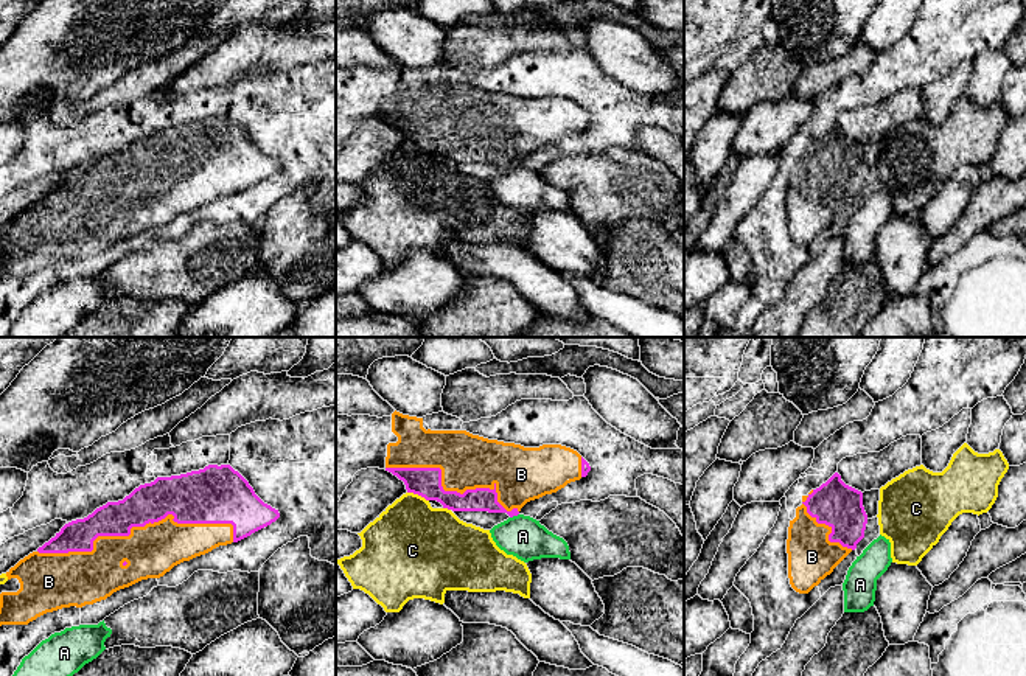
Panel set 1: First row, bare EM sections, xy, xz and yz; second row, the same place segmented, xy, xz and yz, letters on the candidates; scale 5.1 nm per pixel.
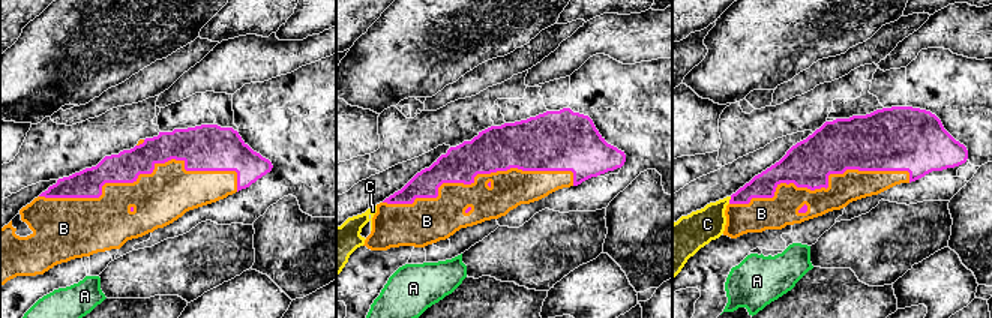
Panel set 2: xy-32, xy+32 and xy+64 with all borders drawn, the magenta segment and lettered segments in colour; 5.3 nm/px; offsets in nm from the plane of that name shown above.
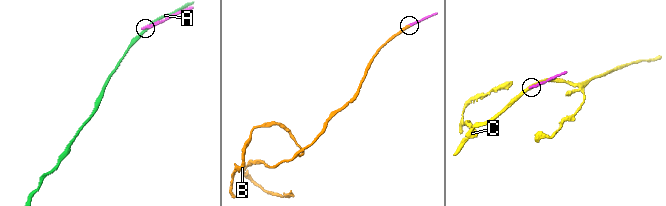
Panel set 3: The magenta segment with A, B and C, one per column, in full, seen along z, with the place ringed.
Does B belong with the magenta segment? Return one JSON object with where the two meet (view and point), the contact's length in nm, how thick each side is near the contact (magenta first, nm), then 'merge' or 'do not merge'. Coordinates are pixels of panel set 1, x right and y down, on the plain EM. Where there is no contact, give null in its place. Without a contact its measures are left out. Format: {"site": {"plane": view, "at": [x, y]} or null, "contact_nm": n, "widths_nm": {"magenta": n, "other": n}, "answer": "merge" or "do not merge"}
{"site": {"plane": "xy", "at": [132, 177]}, "contact_nm": 1000, "widths_nm": {"magenta": 200, "other": 260}, "answer": "merge"}

